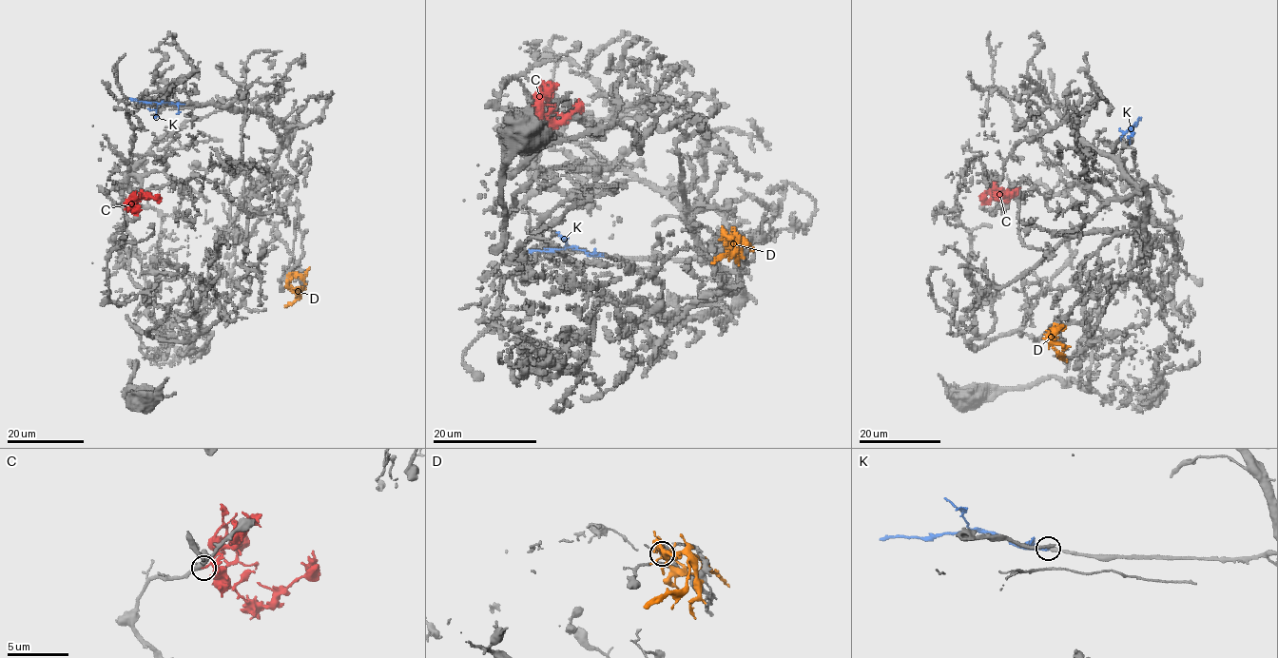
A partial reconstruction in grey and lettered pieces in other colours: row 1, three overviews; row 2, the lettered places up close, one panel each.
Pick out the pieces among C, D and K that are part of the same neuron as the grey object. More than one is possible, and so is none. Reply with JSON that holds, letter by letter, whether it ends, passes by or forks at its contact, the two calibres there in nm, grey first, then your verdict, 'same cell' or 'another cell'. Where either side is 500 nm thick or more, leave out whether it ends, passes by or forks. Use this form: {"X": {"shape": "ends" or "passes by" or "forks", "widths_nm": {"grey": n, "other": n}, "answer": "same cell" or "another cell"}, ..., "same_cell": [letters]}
{"C": {"shape": "passes by", "widths_nm": {"grey": 300, "other": 140}, "answer": "another cell"}, "D": {"shape": "ends", "widths_nm": {"grey": 200, "other": 170}, "answer": "another cell"}, "K": {"shape": "ends", "widths_nm": {"grey": 380, "other": 280}, "answer": "another cell"}, "same_cell": []}

